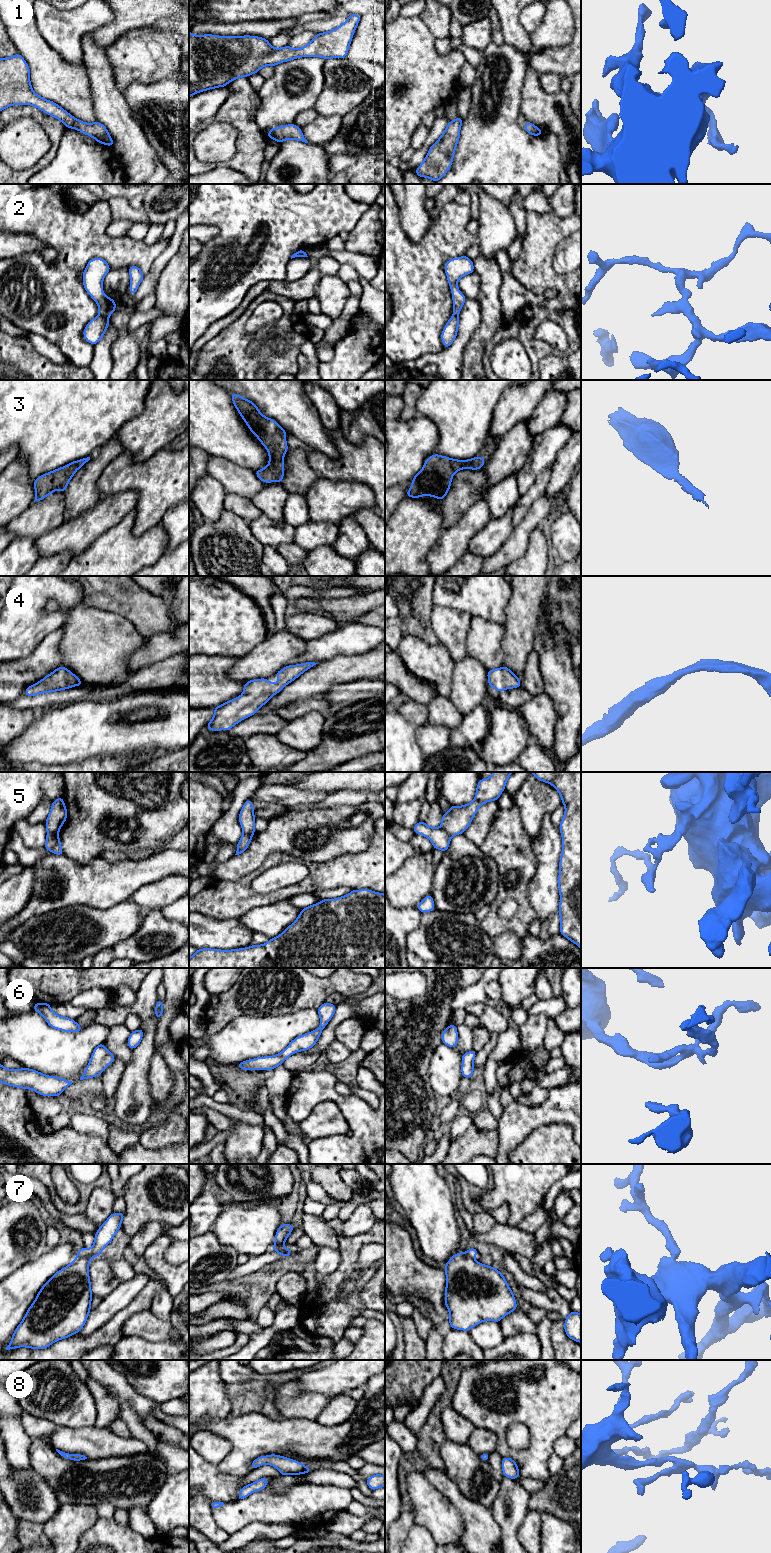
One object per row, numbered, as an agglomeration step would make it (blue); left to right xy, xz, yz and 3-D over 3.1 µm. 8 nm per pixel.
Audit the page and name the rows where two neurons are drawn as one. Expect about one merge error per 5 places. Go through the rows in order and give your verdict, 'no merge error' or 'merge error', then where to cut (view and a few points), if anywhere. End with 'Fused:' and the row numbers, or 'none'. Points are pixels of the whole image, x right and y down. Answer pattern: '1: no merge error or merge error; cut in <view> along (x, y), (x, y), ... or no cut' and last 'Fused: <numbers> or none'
1: no merge error; no cut
2: merge error; cut in xy along (99, 314), (107, 318)
3: no merge error; no cut
4: no merge error; no cut
5: merge error; cut in xy along (47, 831), (57, 833)
6: no merge error; no cut
7: merge error; cut in xy along (78, 1256), (89, 1259)
8: no merge error; no cut
Fused: 2, 5, 7

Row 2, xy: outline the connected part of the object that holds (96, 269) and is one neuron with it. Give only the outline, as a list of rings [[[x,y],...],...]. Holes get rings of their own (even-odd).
[[[92,258],[83,271],[84,288],[98,304],[99,315],[106,318],[116,310],[116,301],[103,294],[103,279],[110,270],[104,259]]]

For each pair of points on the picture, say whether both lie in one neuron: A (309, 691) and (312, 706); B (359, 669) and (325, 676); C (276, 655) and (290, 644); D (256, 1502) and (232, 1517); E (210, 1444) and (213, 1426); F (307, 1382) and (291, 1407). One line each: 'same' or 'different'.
A: different
B: same
C: same
D: same
E: different
F: different

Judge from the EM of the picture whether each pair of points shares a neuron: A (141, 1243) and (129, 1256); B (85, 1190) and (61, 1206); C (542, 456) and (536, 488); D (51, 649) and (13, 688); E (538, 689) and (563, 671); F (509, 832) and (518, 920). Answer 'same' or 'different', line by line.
A: different
B: same
C: different
D: same
E: different
F: same

